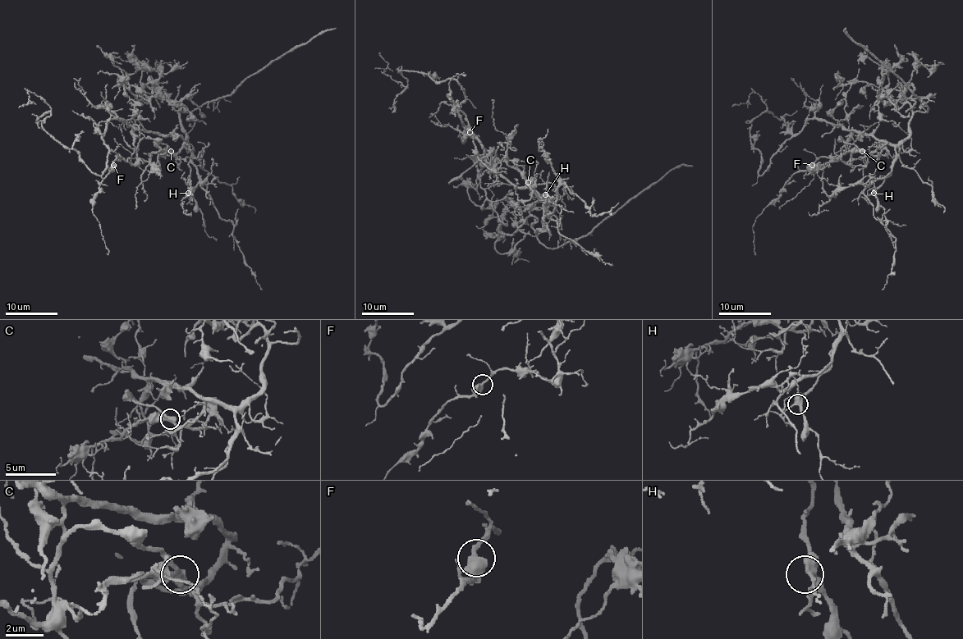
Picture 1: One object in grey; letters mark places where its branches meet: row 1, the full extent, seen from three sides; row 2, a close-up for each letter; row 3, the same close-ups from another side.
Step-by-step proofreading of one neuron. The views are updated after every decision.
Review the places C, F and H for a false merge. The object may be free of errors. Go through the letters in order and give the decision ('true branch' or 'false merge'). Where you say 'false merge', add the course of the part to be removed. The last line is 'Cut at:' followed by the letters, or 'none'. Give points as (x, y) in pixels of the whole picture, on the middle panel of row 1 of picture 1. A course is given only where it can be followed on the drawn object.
C: false merge; course (528, 183), (510, 161), (493, 171), (478, 157), (467, 118), (451, 98), (449, 82), (457, 73), (465, 76)
F: true branch
H: true branch
Cut at: C

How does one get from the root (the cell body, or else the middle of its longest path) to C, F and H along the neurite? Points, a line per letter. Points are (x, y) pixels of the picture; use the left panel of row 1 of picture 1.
C: (148, 132), (178, 134), (185, 143), (176, 154), (171, 150)
F: (148, 132), (142, 131), (135, 139), (134, 152), (130, 158), (117, 157), (113, 165)
H: (148, 132), (178, 134), (190, 148), (188, 193)

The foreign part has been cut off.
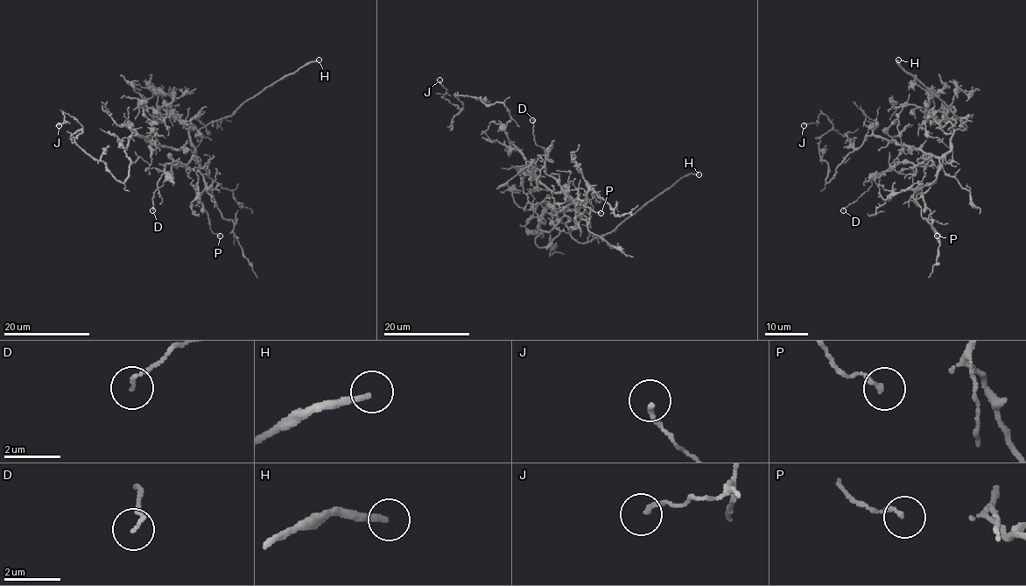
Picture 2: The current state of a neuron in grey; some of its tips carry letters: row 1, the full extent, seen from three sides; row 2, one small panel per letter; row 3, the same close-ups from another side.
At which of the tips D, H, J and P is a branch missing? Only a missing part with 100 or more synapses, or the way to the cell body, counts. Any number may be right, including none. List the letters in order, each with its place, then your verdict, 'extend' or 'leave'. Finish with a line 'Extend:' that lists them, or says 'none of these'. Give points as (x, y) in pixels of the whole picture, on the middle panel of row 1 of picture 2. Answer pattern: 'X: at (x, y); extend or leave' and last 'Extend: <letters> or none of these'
D: at (532, 120); leave
H: at (699, 174); extend
J: at (439, 80); leave
P: at (600, 213); leave
Extend: H

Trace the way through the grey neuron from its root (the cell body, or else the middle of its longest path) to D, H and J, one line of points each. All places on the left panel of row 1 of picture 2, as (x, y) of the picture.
D: (163, 146), (187, 149), (193, 156), (186, 165), (168, 163), (165, 165), (163, 184), (153, 193), (152, 210)
H: (163, 146), (187, 149), (194, 156), (190, 130), (200, 130), (229, 116), (270, 86), (301, 66), (319, 60)
J: (163, 146), (132, 136), (122, 182), (76, 144), (80, 124), (64, 112), (59, 125)

